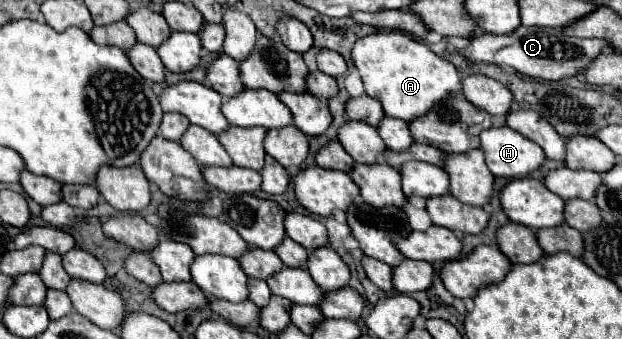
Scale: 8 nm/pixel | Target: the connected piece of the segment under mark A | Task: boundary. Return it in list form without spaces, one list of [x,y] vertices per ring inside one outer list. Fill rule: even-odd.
[[[374,33],[360,39],[352,49],[352,59],[360,71],[366,93],[382,103],[388,117],[406,123],[428,115],[438,103],[452,95],[464,95],[462,77],[456,67],[432,53],[424,43],[402,33]]]

